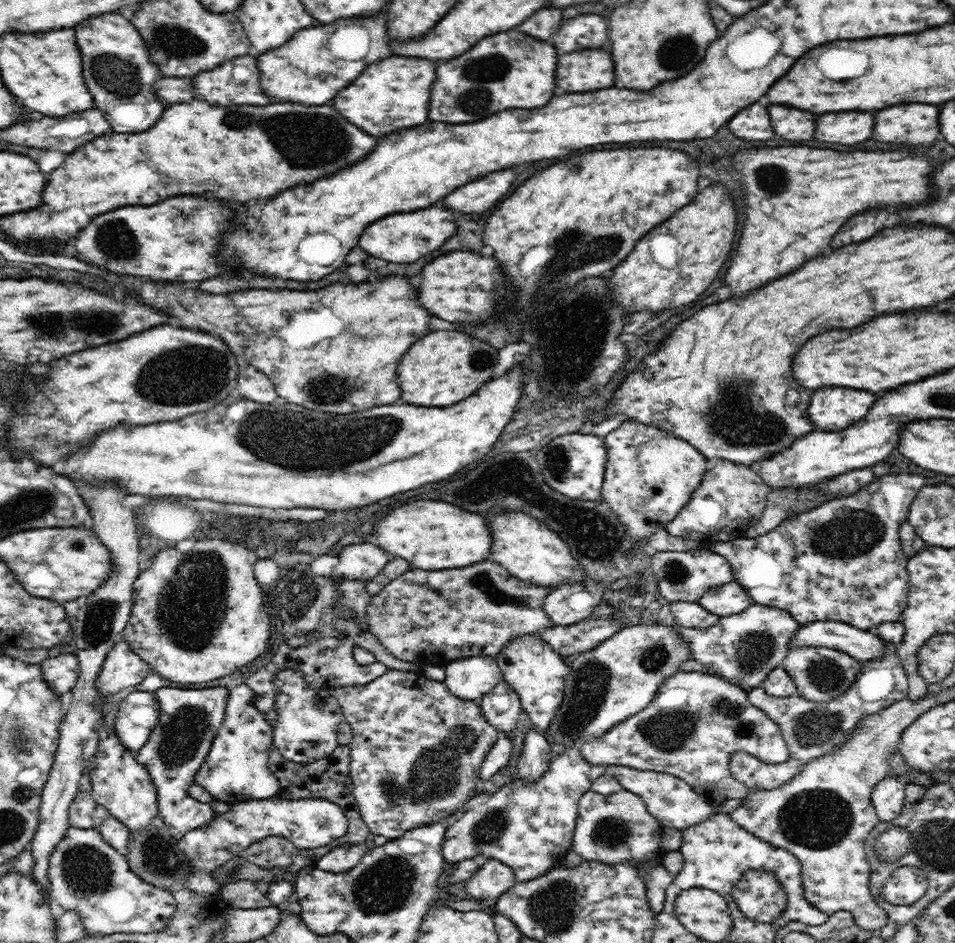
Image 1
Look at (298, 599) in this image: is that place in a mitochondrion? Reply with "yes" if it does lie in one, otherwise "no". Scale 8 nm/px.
yes

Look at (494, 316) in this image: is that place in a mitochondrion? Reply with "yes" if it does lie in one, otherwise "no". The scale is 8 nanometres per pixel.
no

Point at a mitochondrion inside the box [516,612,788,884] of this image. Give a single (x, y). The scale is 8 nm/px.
(669, 730)

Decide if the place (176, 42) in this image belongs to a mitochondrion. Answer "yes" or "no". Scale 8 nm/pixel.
yes

